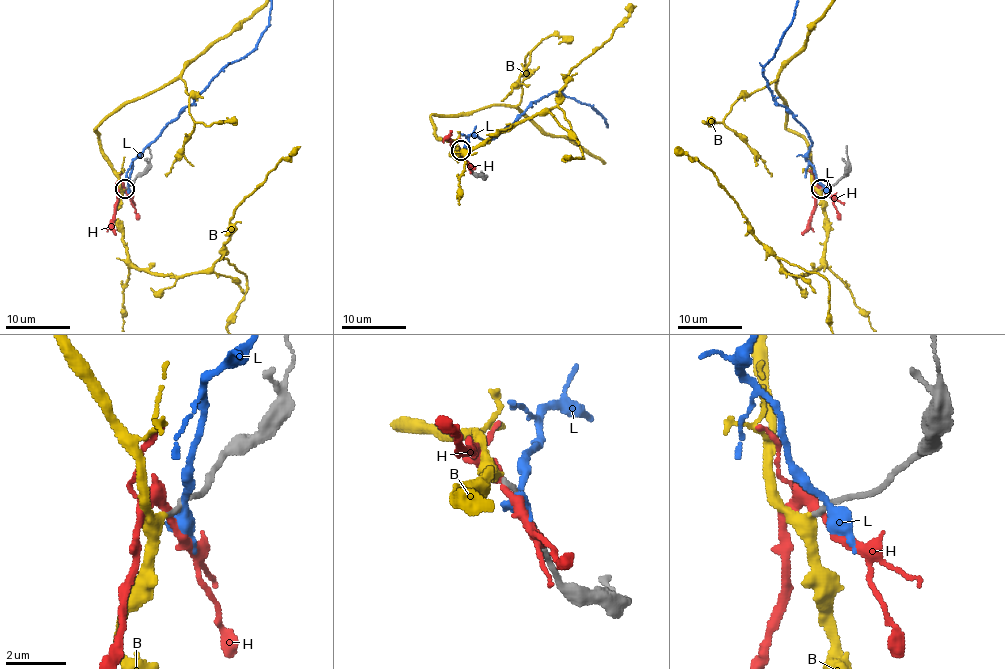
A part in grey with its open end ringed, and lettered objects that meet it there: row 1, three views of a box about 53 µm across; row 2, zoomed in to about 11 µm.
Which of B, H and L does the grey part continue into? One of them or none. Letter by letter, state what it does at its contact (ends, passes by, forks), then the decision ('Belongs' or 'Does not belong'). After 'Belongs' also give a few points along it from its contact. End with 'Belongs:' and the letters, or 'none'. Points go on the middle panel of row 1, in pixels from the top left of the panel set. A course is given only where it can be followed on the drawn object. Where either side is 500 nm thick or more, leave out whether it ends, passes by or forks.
B: It passes by. Belongs
H: It passes by. Does not belong
L: It passes by. Does not belong
Belongs: B

